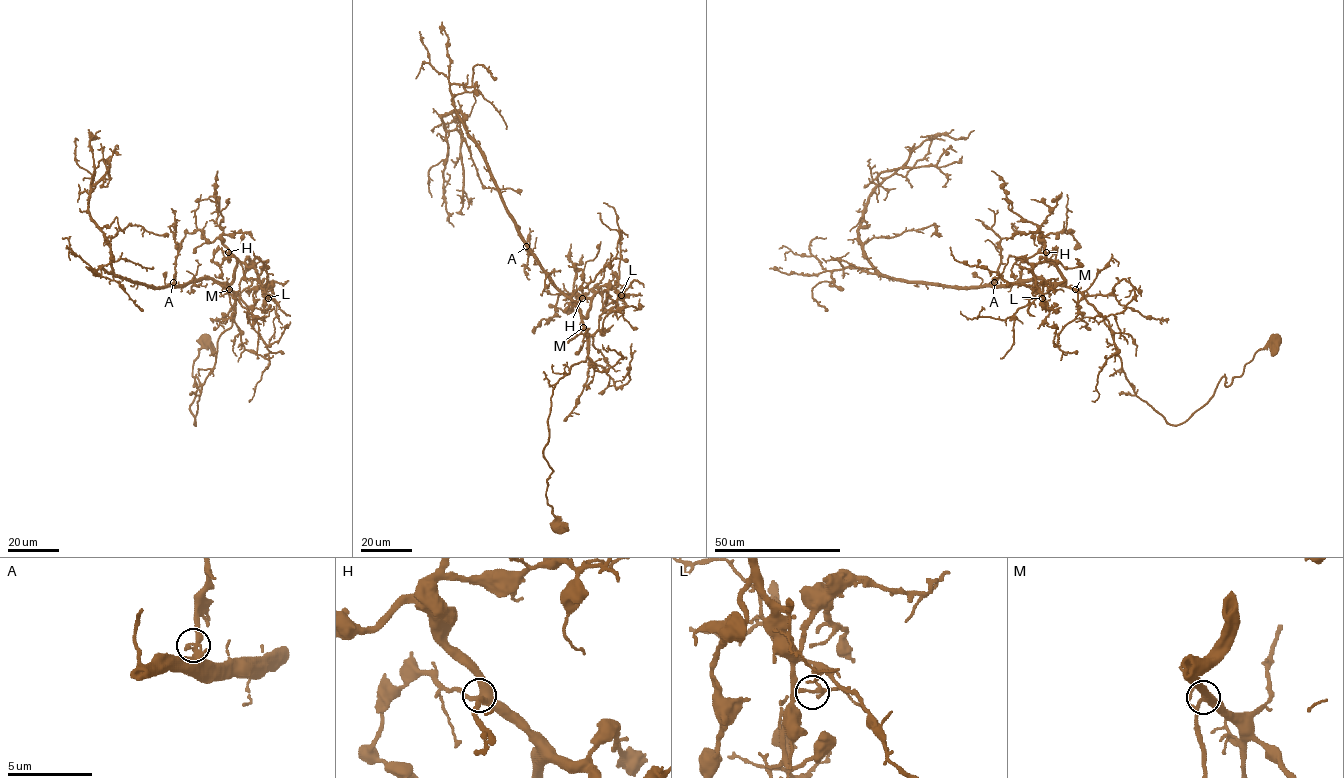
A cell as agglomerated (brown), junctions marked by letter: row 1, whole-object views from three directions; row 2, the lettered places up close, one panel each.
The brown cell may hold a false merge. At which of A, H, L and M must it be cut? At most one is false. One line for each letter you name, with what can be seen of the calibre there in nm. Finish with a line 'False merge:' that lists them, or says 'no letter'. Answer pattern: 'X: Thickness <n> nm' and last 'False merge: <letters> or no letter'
L: Thickness 180 nm
False merge: L

